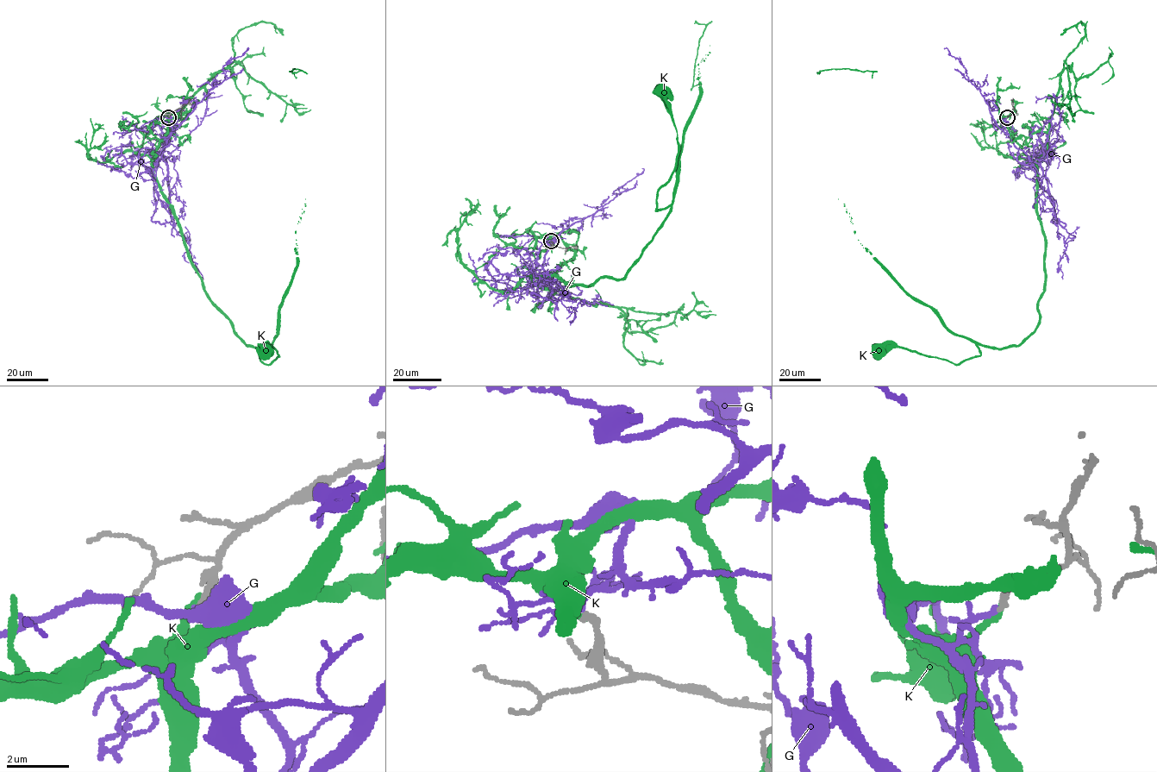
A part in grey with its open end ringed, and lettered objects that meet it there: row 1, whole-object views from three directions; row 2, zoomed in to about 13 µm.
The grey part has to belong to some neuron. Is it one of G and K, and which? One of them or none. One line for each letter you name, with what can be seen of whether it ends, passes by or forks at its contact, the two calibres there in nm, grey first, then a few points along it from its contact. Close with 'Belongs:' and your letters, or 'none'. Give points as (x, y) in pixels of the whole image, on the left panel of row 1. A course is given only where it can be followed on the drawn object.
G: it ends there; 260 nm thick on the grey side, 190 nm on the other; it runs (169, 117), (174, 128), (161, 158), (167, 167), (170, 223), (187, 241), (191, 258), (203, 279)
Belongs: G

